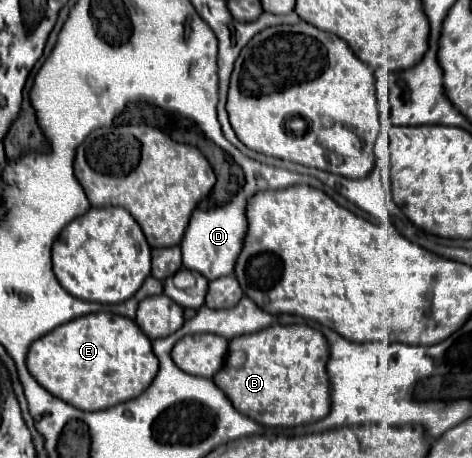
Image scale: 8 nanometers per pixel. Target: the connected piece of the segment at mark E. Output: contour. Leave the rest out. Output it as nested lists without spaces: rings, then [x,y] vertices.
[[[97,312],[79,316],[35,340],[27,354],[27,368],[45,390],[71,406],[79,410],[105,410],[147,390],[157,376],[159,360],[151,340],[139,330],[135,320]]]

